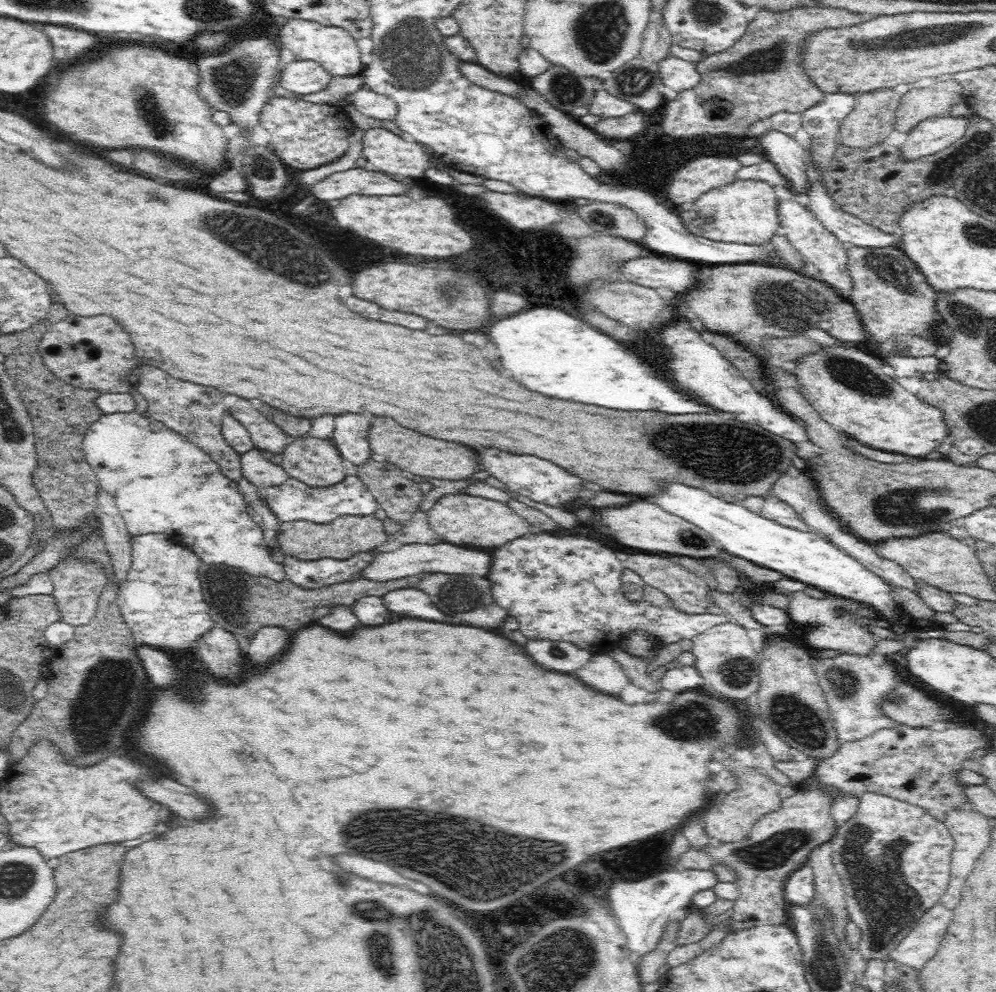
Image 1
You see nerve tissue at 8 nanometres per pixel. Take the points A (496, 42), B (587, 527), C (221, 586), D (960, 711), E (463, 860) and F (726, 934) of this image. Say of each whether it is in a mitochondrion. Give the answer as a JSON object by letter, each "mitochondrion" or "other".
{"A":"other","B":"other","C":"mitochondrion","D":"other","E":"mitochondrion","F":"other"}

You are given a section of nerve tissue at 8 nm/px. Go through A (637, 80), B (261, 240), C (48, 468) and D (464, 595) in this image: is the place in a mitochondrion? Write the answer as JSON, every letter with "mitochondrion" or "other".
{"A":"mitochondrion","B":"mitochondrion","C":"other","D":"mitochondrion"}

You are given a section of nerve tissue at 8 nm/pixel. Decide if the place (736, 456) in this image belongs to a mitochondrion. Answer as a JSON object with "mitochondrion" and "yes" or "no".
{"mitochondrion":"yes"}

